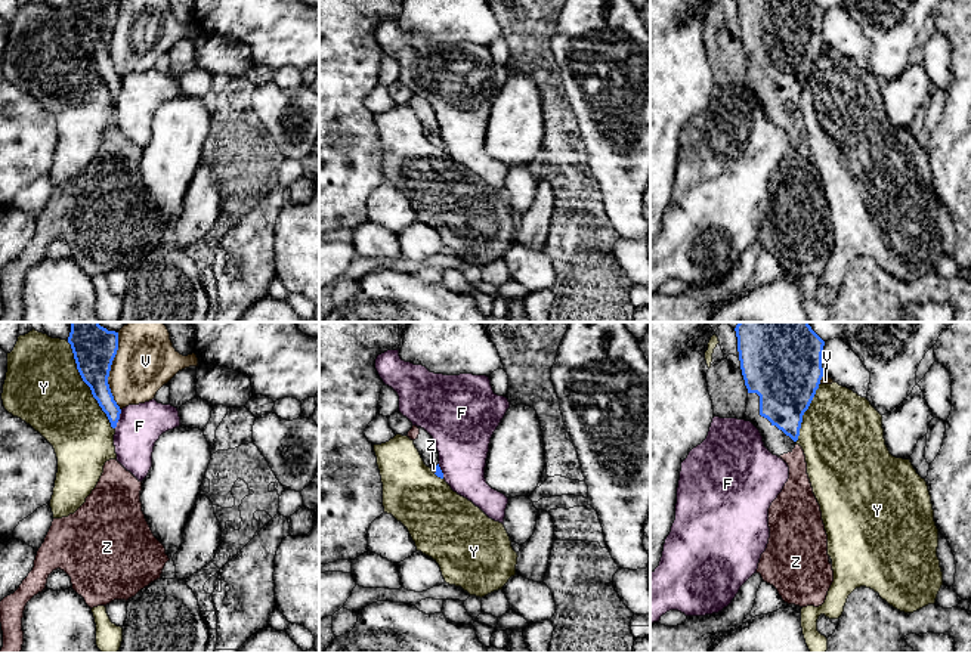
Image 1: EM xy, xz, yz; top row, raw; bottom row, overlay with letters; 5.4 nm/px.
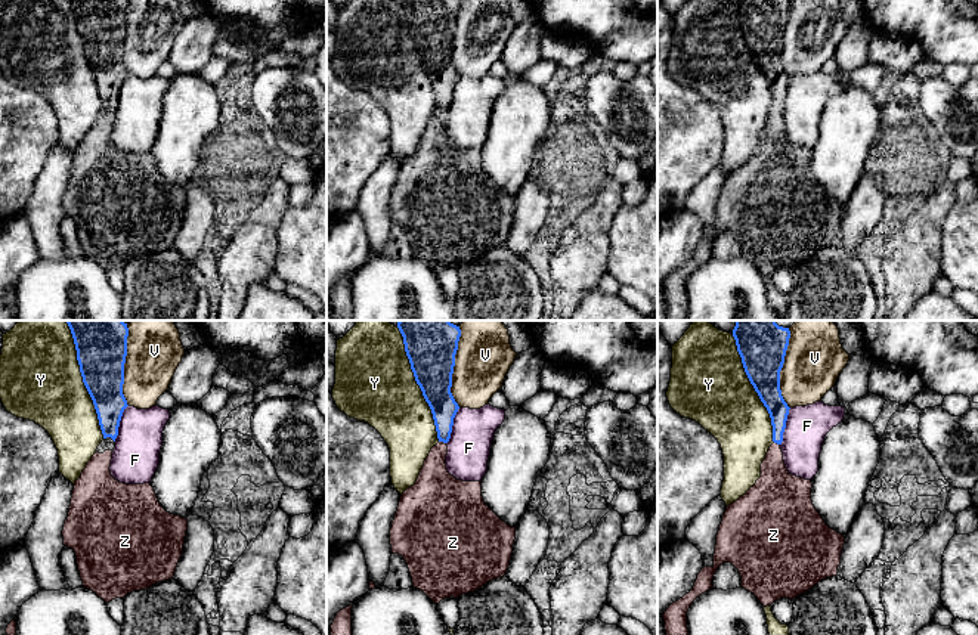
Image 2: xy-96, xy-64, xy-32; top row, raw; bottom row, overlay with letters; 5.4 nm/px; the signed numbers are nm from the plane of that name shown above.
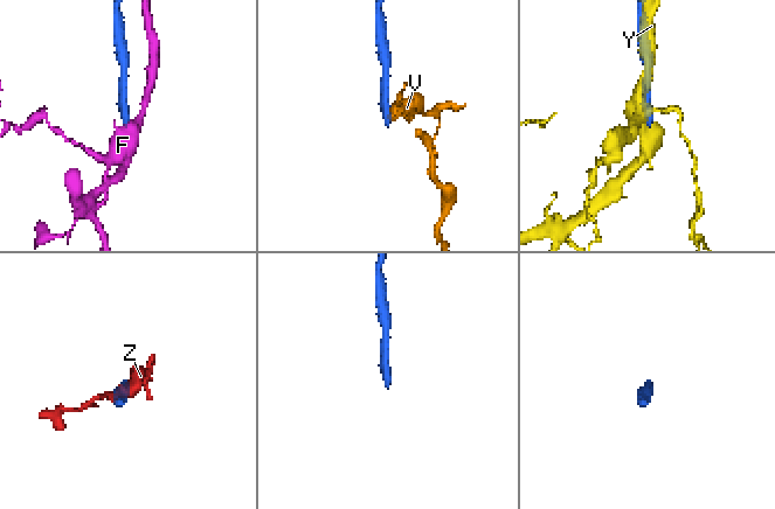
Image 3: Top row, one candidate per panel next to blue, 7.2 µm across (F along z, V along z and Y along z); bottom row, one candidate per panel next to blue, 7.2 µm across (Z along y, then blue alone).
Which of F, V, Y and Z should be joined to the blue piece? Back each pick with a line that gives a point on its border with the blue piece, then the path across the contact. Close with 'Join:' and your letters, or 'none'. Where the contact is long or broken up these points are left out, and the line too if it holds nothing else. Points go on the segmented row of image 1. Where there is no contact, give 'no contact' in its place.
Z: xz (436, 470) | across xz (438, 473), (436, 470), (433, 469)
Join: Z

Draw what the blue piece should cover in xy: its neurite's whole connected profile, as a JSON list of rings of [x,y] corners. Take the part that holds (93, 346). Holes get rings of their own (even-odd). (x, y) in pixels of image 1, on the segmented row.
[[[99,322],[69,324],[71,332],[68,343],[71,344],[77,369],[106,414],[111,427],[115,428],[121,409],[114,400],[108,377],[118,350],[118,332],[108,331]]]

